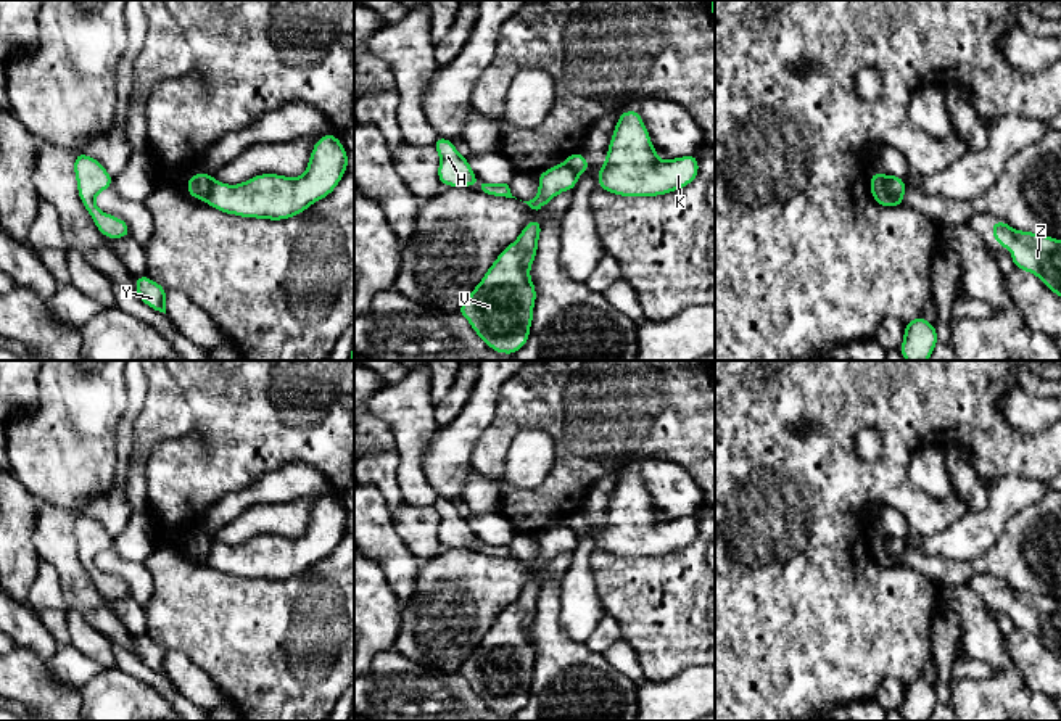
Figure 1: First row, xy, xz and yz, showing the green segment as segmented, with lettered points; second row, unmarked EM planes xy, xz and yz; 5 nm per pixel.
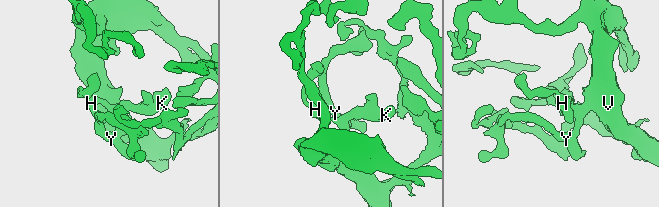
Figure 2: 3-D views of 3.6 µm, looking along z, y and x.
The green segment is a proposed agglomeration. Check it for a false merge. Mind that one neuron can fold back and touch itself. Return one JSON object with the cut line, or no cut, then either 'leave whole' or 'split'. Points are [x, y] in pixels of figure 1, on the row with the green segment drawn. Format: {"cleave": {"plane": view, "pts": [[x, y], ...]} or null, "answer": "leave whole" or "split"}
{"cleave": {"plane": "yz", "pts": [[883, 176], [884, 187], [899, 200]]}, "answer": "split"}

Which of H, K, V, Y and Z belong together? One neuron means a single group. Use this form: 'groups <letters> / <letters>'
groups H V Y Z / K

